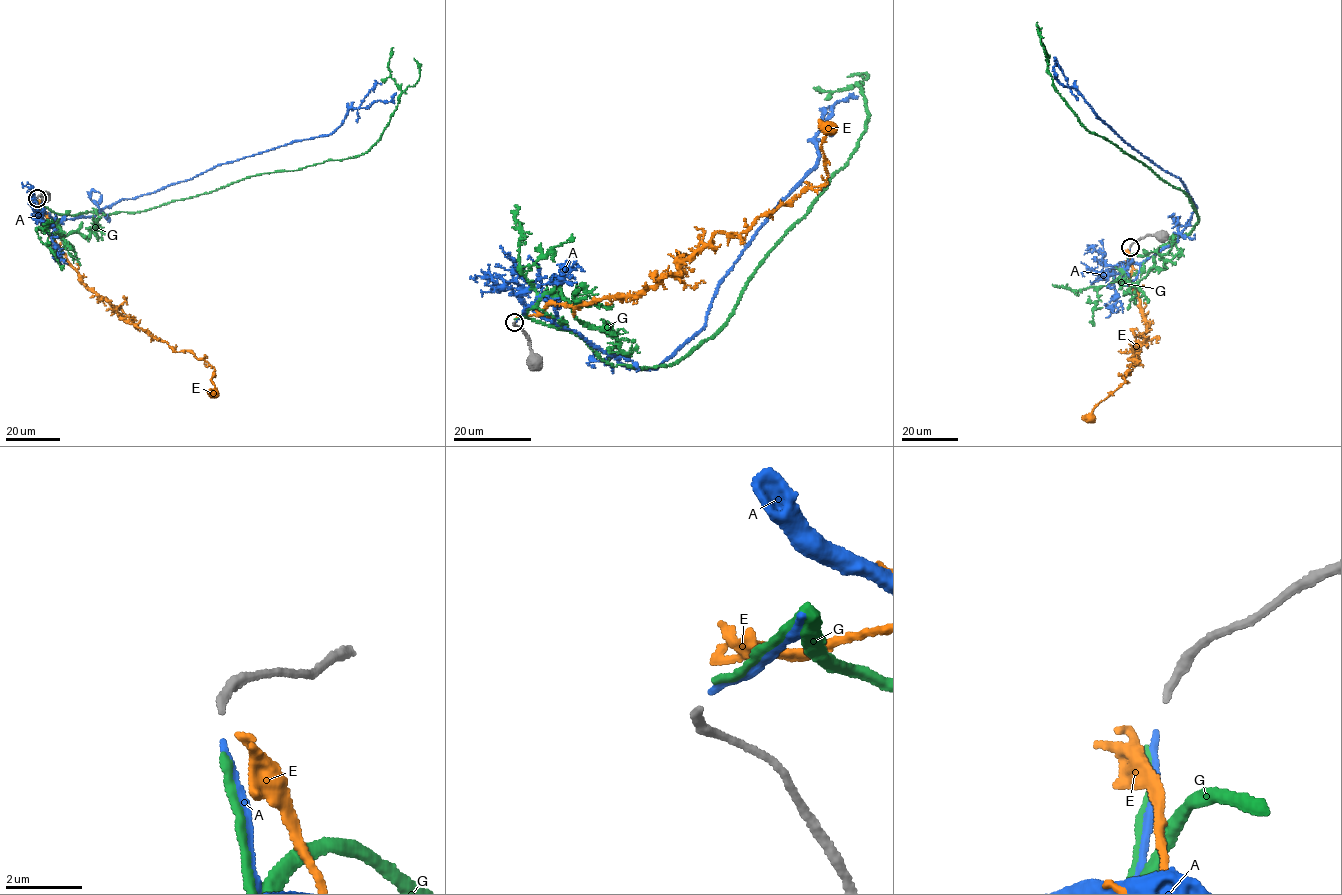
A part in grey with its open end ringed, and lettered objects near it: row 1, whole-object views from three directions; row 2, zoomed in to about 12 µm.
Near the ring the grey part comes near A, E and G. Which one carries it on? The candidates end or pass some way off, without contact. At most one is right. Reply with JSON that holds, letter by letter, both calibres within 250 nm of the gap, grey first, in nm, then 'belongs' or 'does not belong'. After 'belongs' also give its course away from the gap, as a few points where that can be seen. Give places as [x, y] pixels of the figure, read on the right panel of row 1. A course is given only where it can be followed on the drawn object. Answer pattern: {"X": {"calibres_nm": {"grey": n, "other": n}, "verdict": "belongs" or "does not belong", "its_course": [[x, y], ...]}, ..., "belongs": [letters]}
{"A": {"calibres_nm": {"grey": 200, "other": 150}, "verdict": "belongs", "its_course": [[1129, 249], [1125, 284], [1177, 241], [1197, 208], [1179, 177], [1123, 141], [1076, 89], [1062, 85], [1055, 64]]}, "E": {"calibres_nm": {"grey": 200, "other": 150}, "verdict": "does not belong"}, "G": {"calibres_nm": {"grey": 200, "other": 190}, "verdict": "does not belong"}, "belongs": ["A"]}

